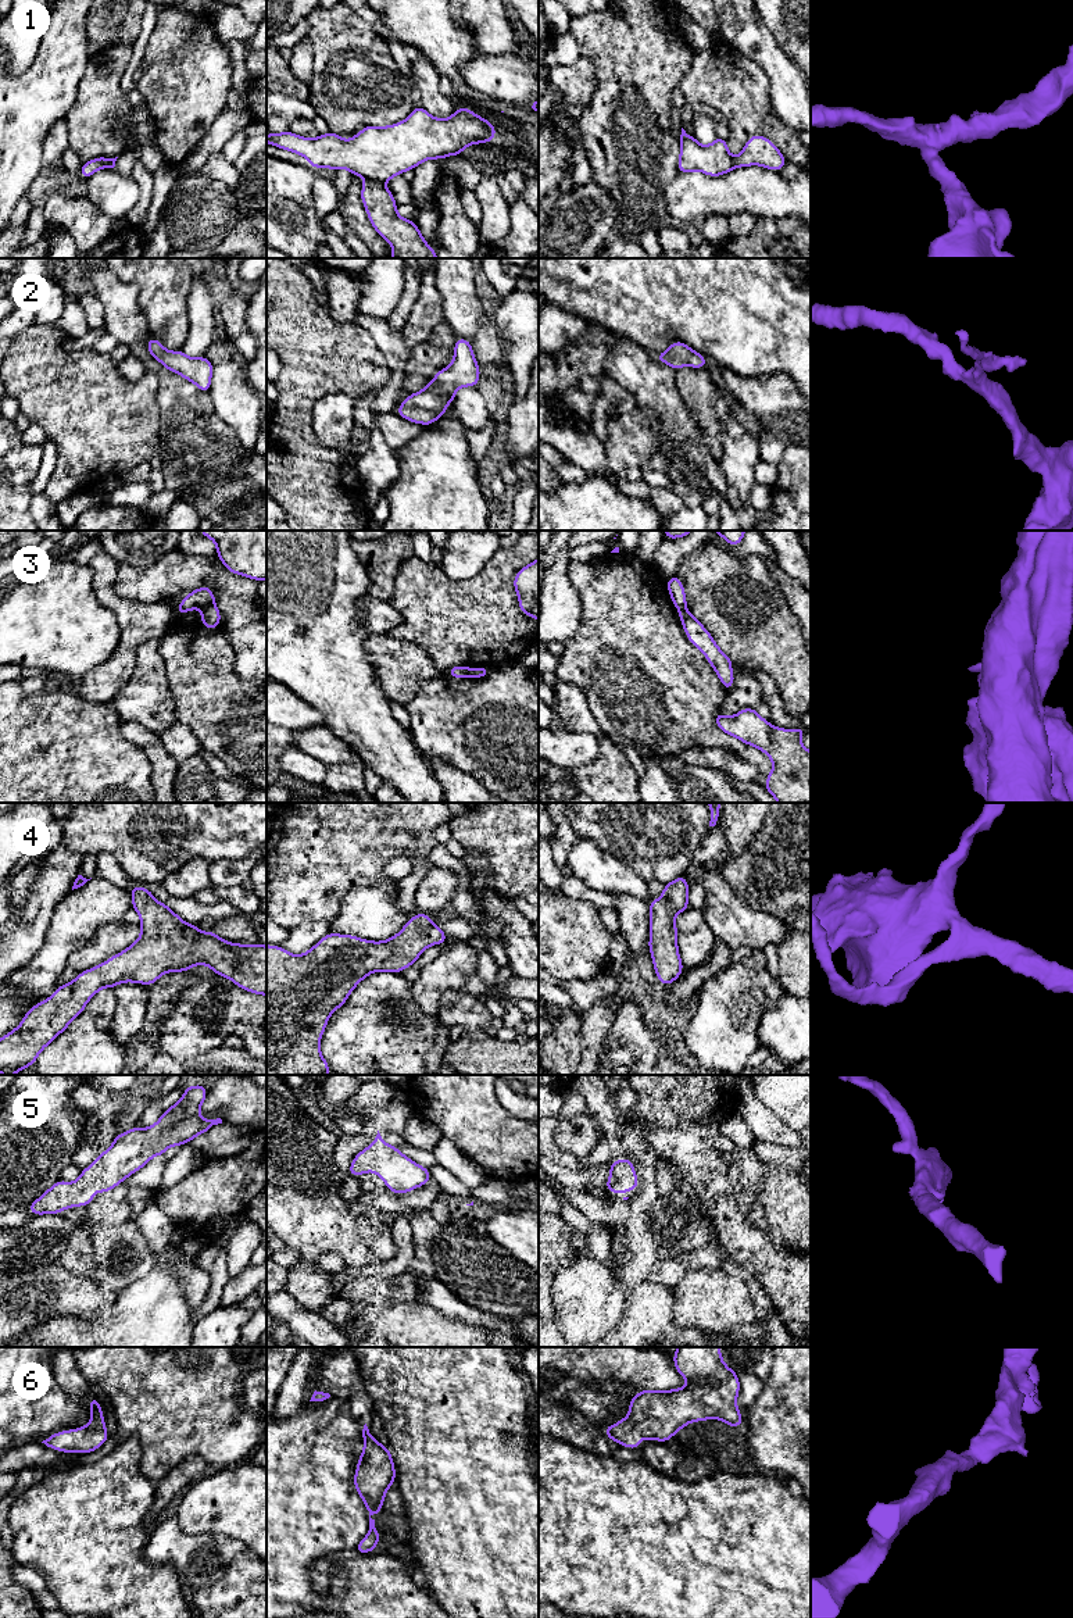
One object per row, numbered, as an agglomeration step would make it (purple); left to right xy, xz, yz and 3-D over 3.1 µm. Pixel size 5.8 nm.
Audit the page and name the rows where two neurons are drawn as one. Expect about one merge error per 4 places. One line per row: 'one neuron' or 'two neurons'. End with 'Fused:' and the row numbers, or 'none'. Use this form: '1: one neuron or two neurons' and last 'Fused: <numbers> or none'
1: two neurons
2: one neuron
3: two neurons
4: one neuron
5: one neuron
6: one neuron
Fused: 1, 3

